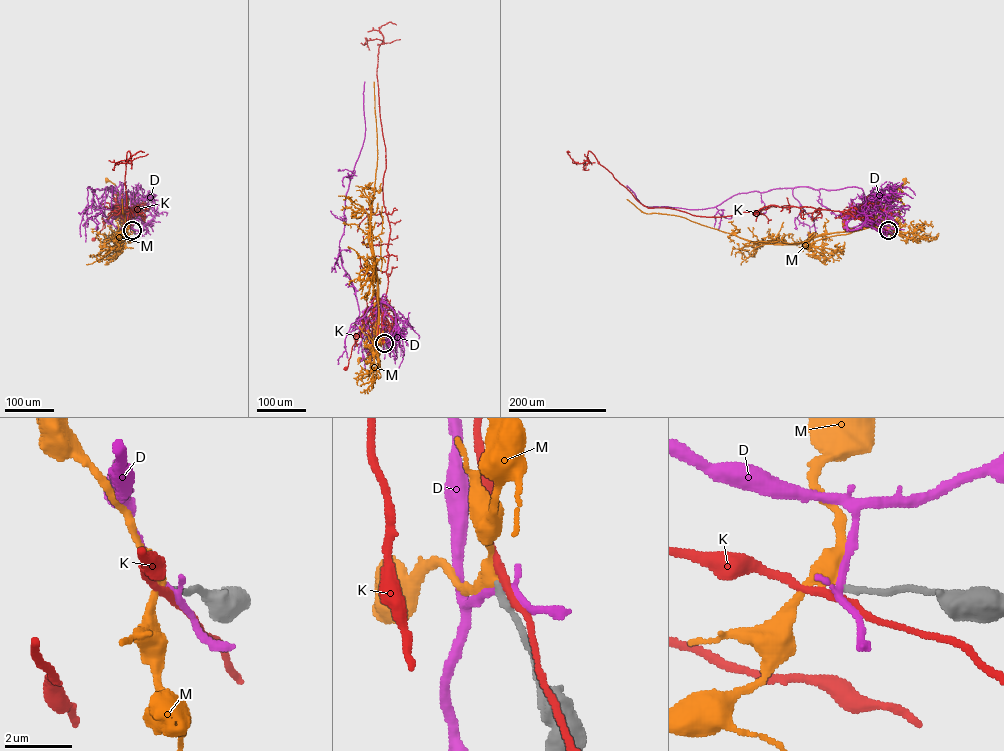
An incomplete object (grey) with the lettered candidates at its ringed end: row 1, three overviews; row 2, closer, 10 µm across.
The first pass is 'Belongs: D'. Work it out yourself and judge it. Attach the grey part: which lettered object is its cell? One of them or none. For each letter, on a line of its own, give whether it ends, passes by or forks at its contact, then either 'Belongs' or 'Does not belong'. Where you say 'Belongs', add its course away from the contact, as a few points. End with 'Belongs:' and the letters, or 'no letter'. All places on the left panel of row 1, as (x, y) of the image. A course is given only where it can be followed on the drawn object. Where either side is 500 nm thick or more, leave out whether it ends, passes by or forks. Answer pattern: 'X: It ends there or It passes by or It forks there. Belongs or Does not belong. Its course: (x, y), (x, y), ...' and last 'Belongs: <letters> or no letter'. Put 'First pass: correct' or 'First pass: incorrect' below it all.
D: It passes by. Does not belong
K: It passes by. Does not belong
M: It passes by. Does not belong
Belongs: no letter
First pass: incorrect

